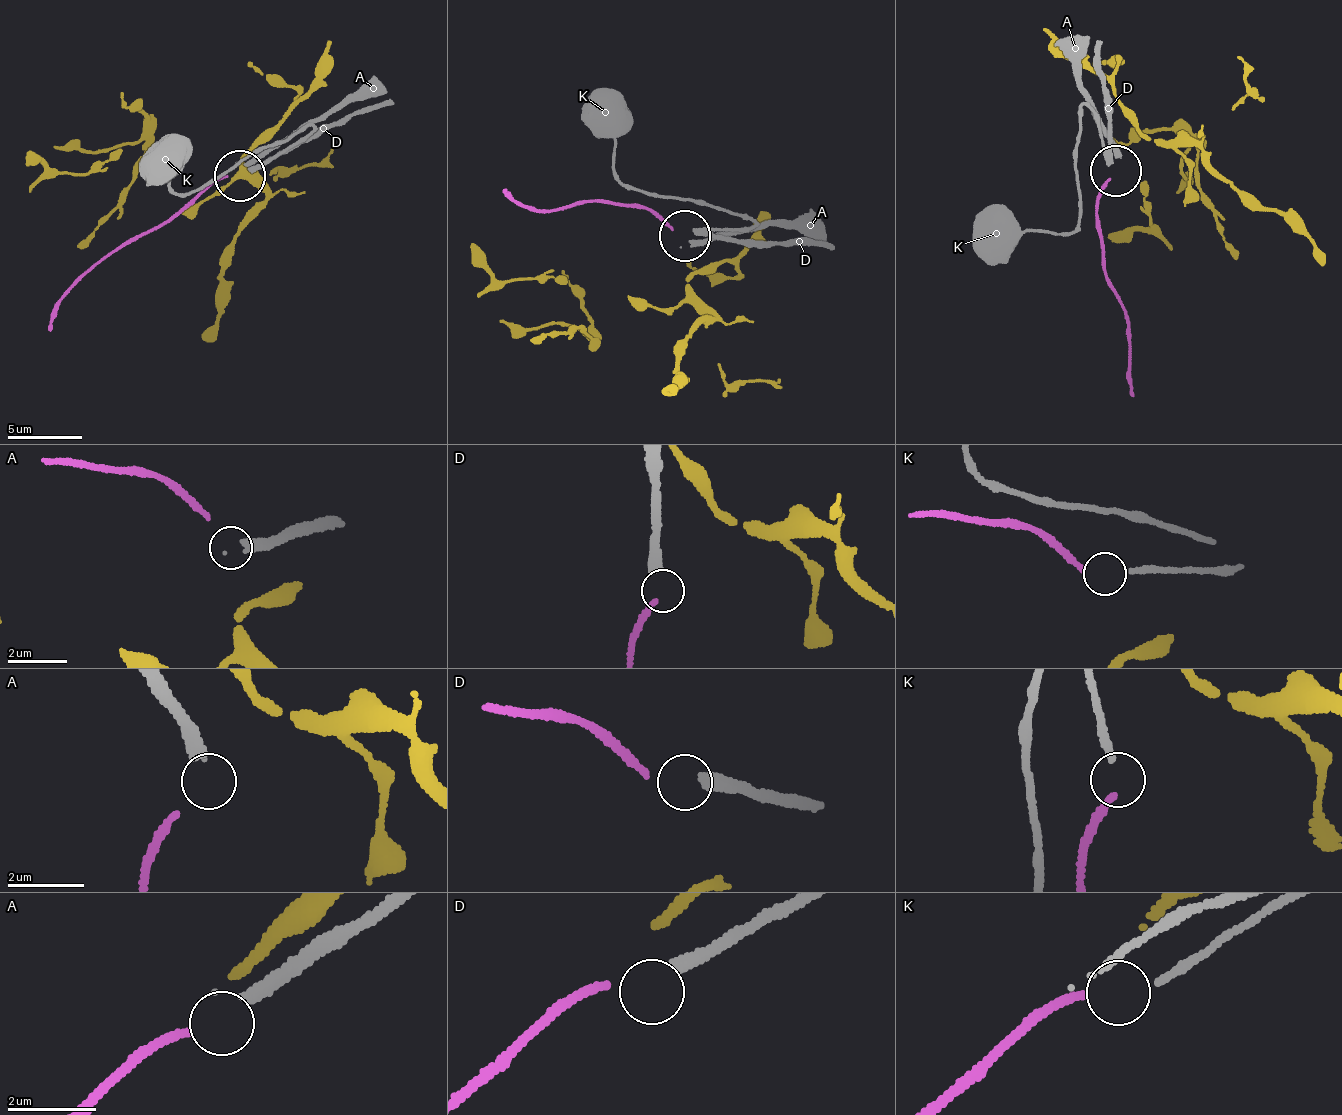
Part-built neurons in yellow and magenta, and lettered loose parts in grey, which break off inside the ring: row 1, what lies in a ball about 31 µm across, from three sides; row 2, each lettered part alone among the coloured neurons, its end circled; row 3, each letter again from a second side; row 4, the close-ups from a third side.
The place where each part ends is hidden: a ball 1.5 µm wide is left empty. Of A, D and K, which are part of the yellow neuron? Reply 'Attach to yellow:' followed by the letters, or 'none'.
Attach to yellow: none

